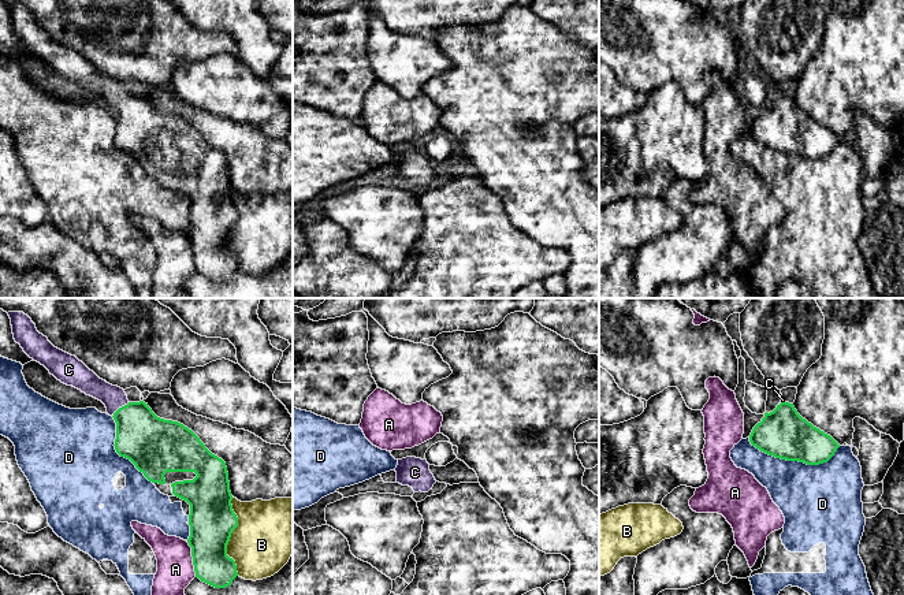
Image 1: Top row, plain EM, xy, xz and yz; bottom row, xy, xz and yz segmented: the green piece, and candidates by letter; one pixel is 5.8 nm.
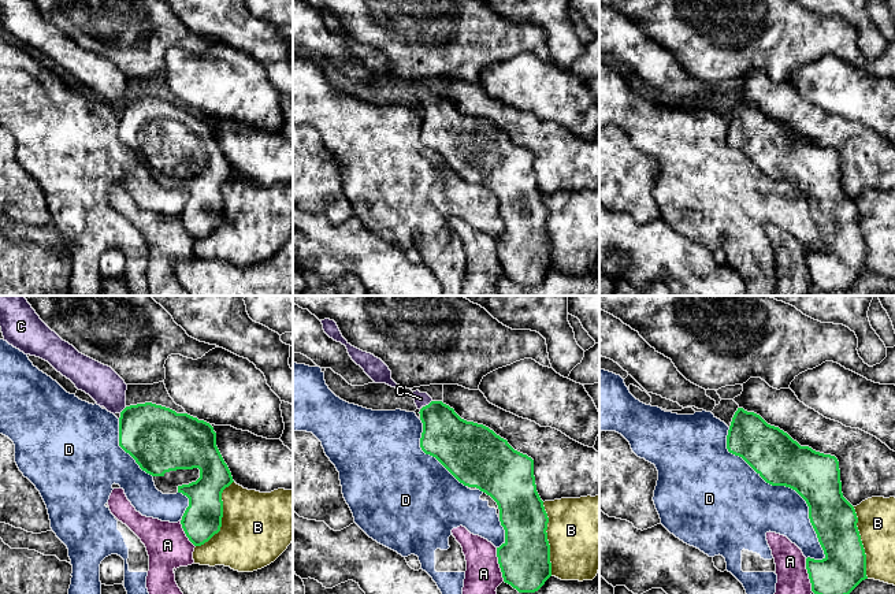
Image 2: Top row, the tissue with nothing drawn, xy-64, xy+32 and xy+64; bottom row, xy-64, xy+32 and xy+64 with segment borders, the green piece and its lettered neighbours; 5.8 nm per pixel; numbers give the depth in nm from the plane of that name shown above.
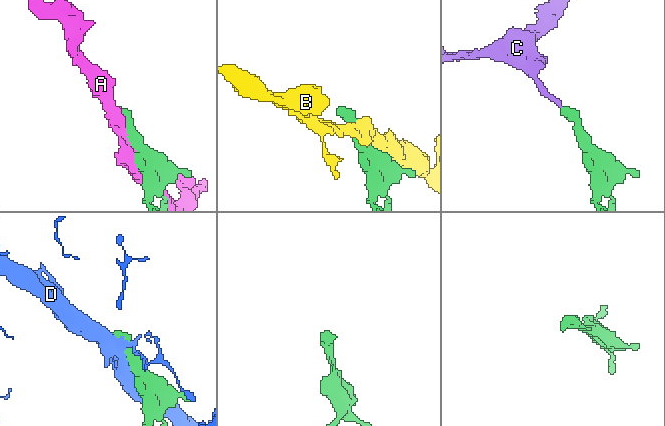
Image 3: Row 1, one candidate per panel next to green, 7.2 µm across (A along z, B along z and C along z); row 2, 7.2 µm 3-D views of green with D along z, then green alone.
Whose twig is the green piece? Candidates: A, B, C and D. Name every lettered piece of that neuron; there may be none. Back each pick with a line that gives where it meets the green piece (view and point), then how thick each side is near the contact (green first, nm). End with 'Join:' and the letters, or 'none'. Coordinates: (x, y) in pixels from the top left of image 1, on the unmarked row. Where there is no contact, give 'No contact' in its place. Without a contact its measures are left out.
C: Touches green at xy (119, 101). Thickness 300 nm (green) against 140 nm
Join: C

